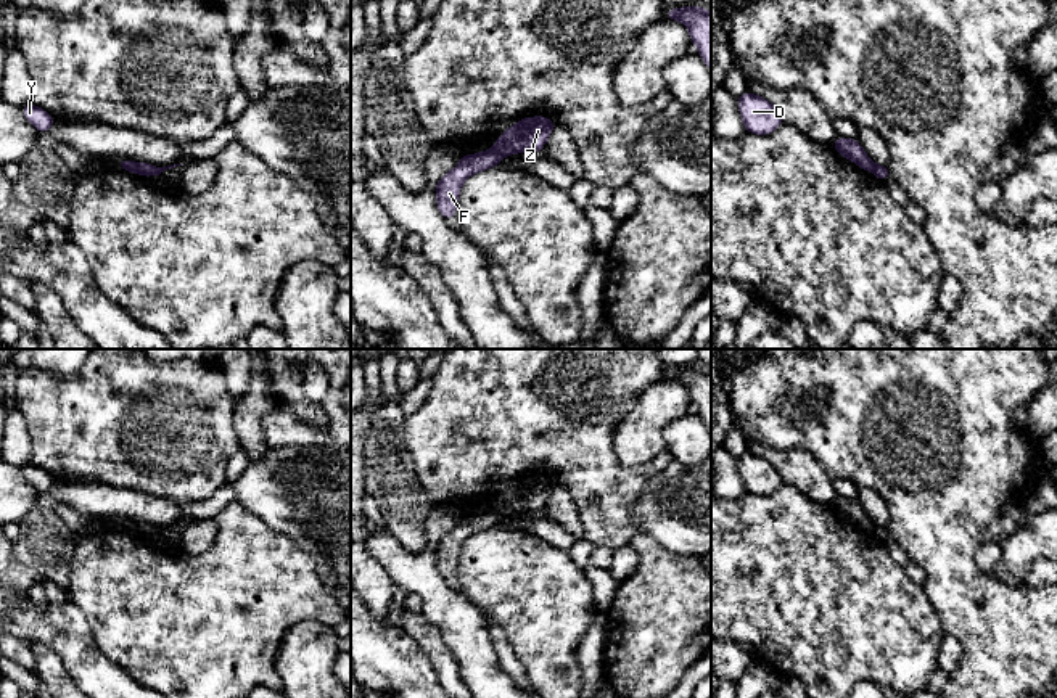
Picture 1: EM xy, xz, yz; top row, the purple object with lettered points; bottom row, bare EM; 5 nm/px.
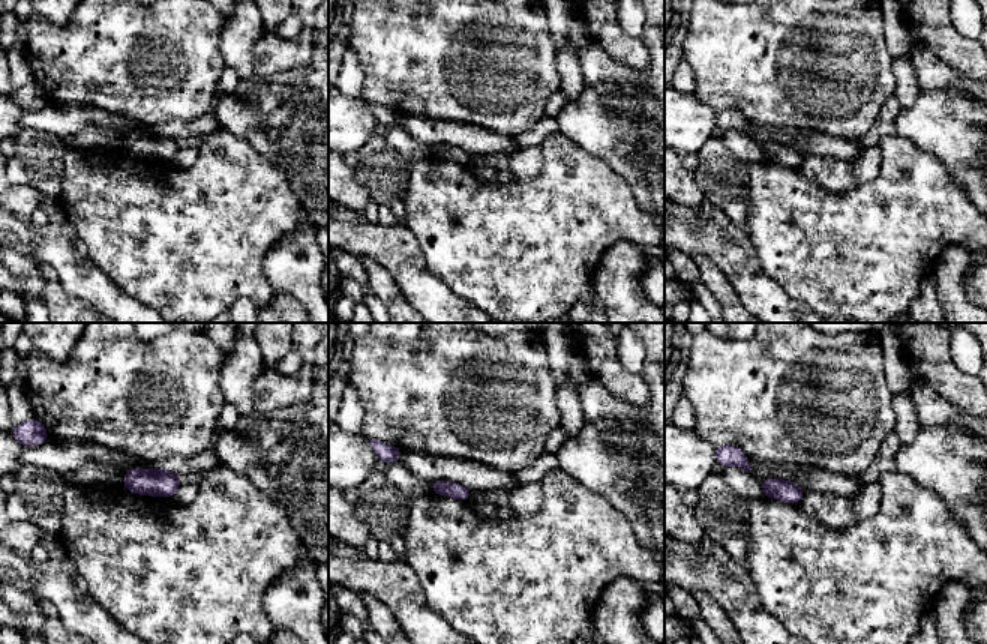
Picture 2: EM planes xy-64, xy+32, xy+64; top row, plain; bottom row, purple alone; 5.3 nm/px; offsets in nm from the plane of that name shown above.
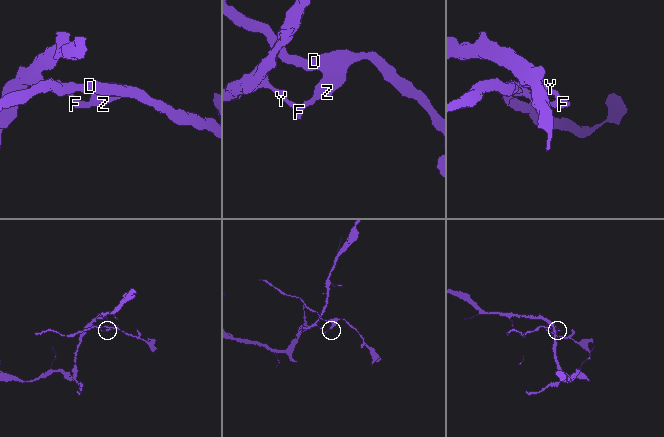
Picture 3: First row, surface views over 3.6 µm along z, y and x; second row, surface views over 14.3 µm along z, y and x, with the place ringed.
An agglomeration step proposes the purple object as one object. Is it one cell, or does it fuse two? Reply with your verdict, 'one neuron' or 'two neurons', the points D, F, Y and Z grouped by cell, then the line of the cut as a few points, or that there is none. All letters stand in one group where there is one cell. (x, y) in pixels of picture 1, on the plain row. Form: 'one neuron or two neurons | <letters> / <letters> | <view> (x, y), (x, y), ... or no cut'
two neurons | D Z / F Y | xy (135, 523), (142, 534)

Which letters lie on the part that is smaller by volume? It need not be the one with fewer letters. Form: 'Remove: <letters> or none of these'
Remove: D, Z

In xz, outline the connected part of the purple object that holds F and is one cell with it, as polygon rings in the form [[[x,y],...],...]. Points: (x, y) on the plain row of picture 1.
[[[494,508],[463,515],[459,524],[450,529],[434,547],[438,571],[444,579],[454,579],[460,548],[463,542],[481,531],[500,526],[502,515]]]

